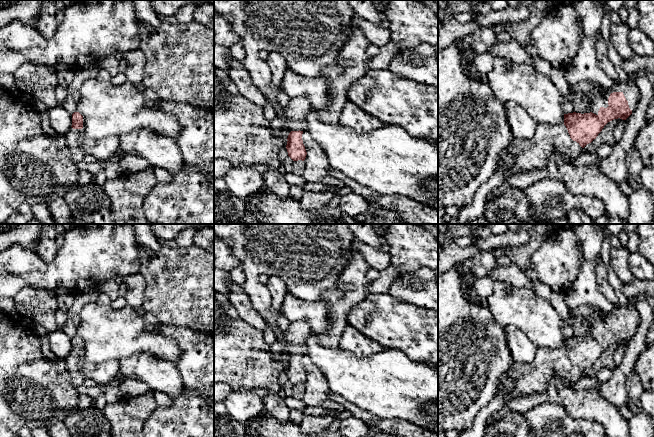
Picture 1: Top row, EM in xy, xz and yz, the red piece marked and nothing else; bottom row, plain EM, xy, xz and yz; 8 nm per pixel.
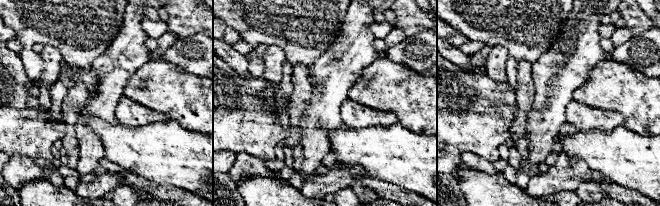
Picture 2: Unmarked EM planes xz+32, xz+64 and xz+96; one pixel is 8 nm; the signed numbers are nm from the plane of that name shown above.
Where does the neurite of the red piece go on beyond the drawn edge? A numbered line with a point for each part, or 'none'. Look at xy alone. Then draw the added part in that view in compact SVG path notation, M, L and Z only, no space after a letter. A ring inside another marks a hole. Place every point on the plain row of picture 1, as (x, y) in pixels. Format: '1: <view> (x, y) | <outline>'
1: xy (72, 360) | M72 351L63 359L66 364L67 371L76 388L83 385L85 378L79 367L79 363L82 359L82 353L73 353Z

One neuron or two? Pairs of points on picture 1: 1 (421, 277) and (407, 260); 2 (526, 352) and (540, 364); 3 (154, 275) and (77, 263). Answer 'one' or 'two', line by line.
1: two
2: two
3: two

